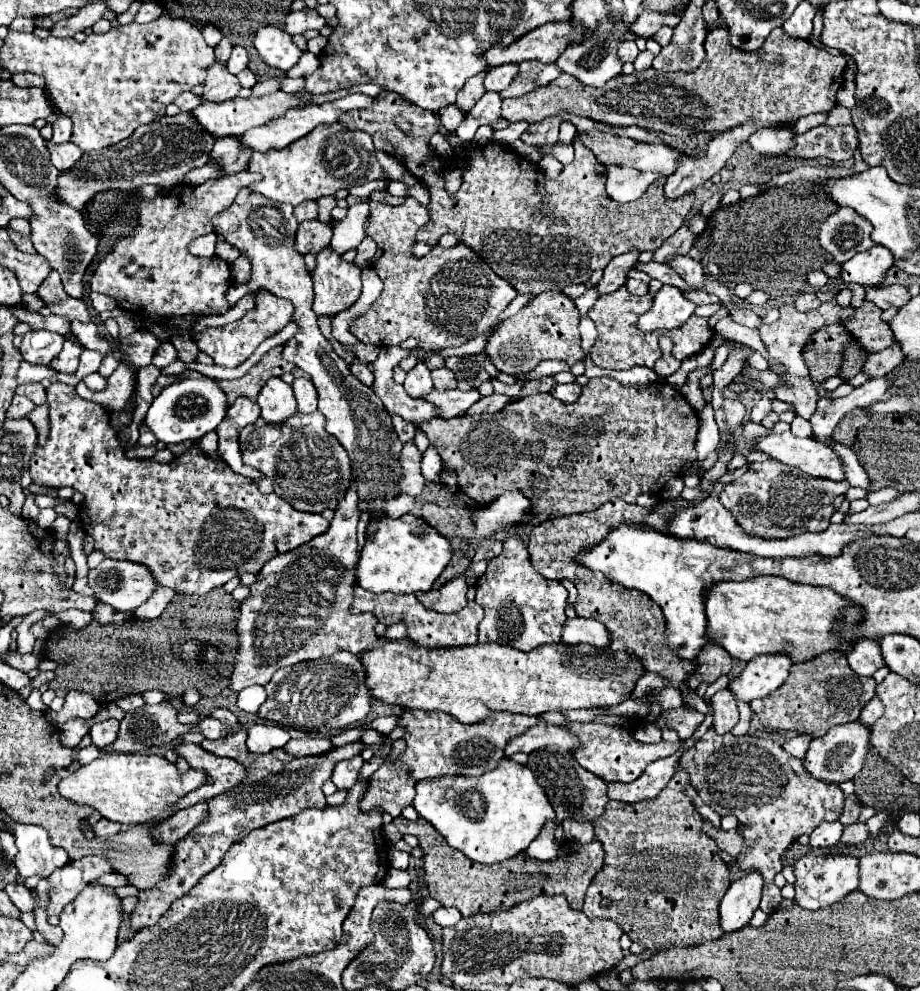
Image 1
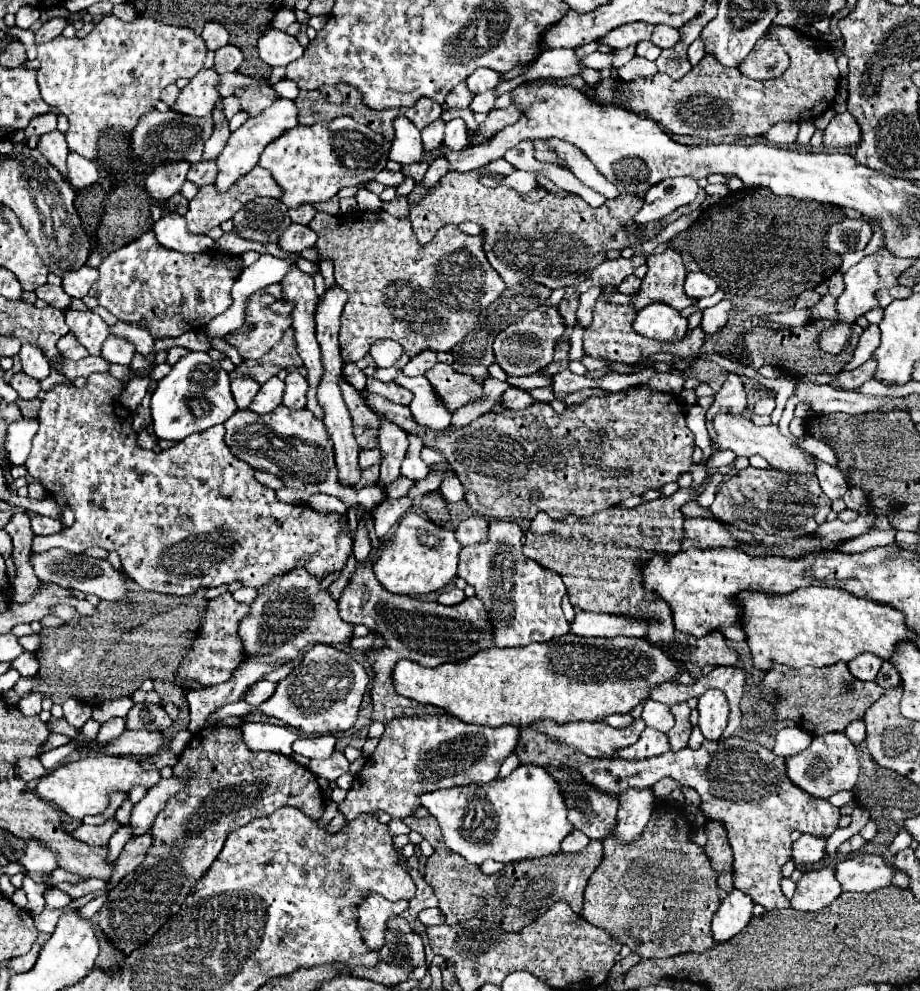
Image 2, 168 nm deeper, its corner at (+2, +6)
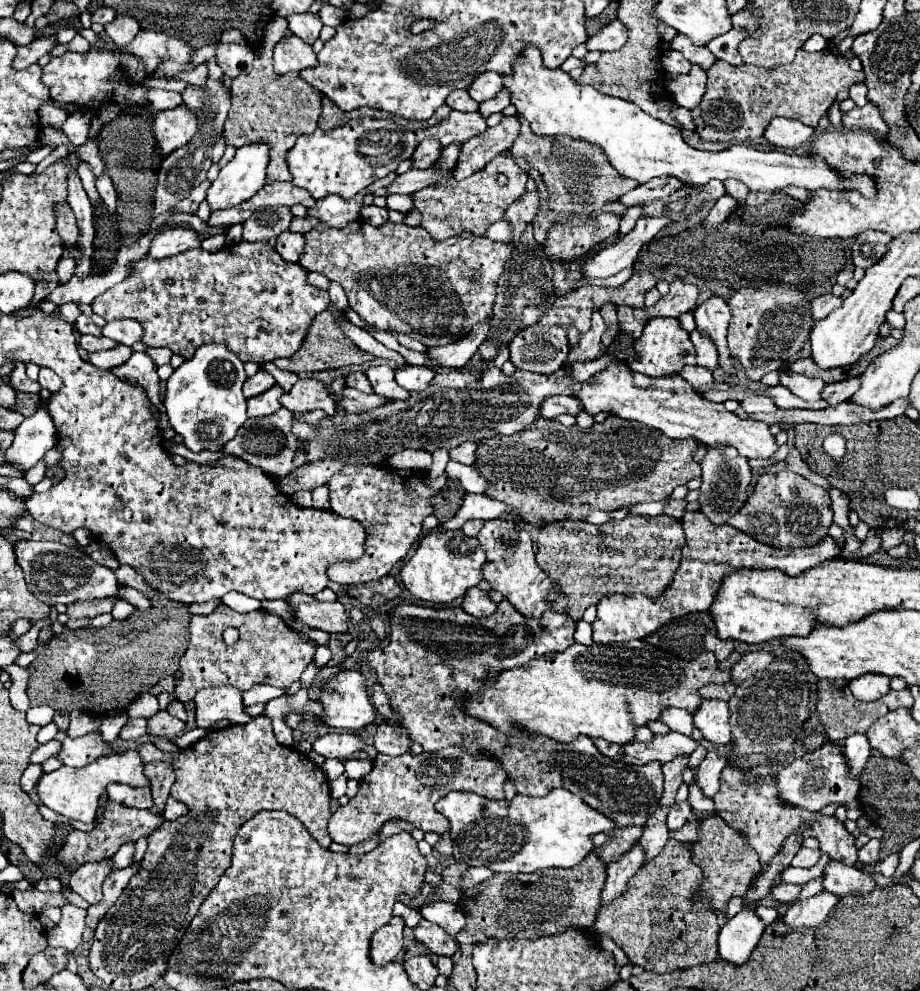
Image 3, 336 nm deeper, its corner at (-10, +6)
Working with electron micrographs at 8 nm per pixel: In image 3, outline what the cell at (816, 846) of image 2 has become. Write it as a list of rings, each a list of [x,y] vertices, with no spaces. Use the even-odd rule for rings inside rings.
[[[800,848],[800,852],[794,856],[792,866],[794,868],[812,868],[820,858],[820,850],[810,850],[810,848]]]

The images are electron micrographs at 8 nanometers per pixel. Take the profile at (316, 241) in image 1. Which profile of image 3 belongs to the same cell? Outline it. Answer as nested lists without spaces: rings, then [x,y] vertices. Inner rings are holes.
[[[282,232],[276,238],[276,252],[284,260],[296,262],[304,250],[304,234],[294,234],[294,232]]]

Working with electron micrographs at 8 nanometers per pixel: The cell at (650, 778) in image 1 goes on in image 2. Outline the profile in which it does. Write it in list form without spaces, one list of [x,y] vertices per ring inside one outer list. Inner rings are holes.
[[[628,788],[618,796],[618,828],[616,834],[622,842],[632,842],[644,830],[654,812],[656,796],[652,788]]]

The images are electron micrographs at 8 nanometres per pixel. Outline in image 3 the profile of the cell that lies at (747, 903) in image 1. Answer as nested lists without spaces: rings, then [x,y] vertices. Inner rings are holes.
[[[742,908],[732,920],[724,924],[718,934],[718,956],[728,964],[746,964],[752,950],[760,942],[764,924],[750,908]]]

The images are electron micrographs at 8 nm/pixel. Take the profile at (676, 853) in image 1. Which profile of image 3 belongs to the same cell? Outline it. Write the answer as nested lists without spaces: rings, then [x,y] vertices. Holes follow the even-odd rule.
[[[668,840],[660,856],[650,860],[644,868],[640,868],[634,876],[634,880],[628,882],[628,890],[624,896],[614,900],[608,906],[602,906],[598,916],[596,916],[596,930],[600,934],[610,936],[628,956],[628,960],[634,966],[640,966],[644,970],[656,972],[656,974],[666,974],[674,970],[686,970],[698,964],[710,964],[718,960],[718,914],[708,912],[702,904],[696,902],[692,892],[696,892],[702,884],[702,872],[700,868],[692,862],[690,850],[684,842],[678,840]]]

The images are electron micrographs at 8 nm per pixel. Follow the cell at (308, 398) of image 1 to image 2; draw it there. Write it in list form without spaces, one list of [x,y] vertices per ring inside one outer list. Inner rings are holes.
[[[290,372],[284,382],[286,382],[286,392],[284,392],[282,404],[292,410],[304,408],[306,406],[306,388],[308,388],[306,378],[298,372]]]

